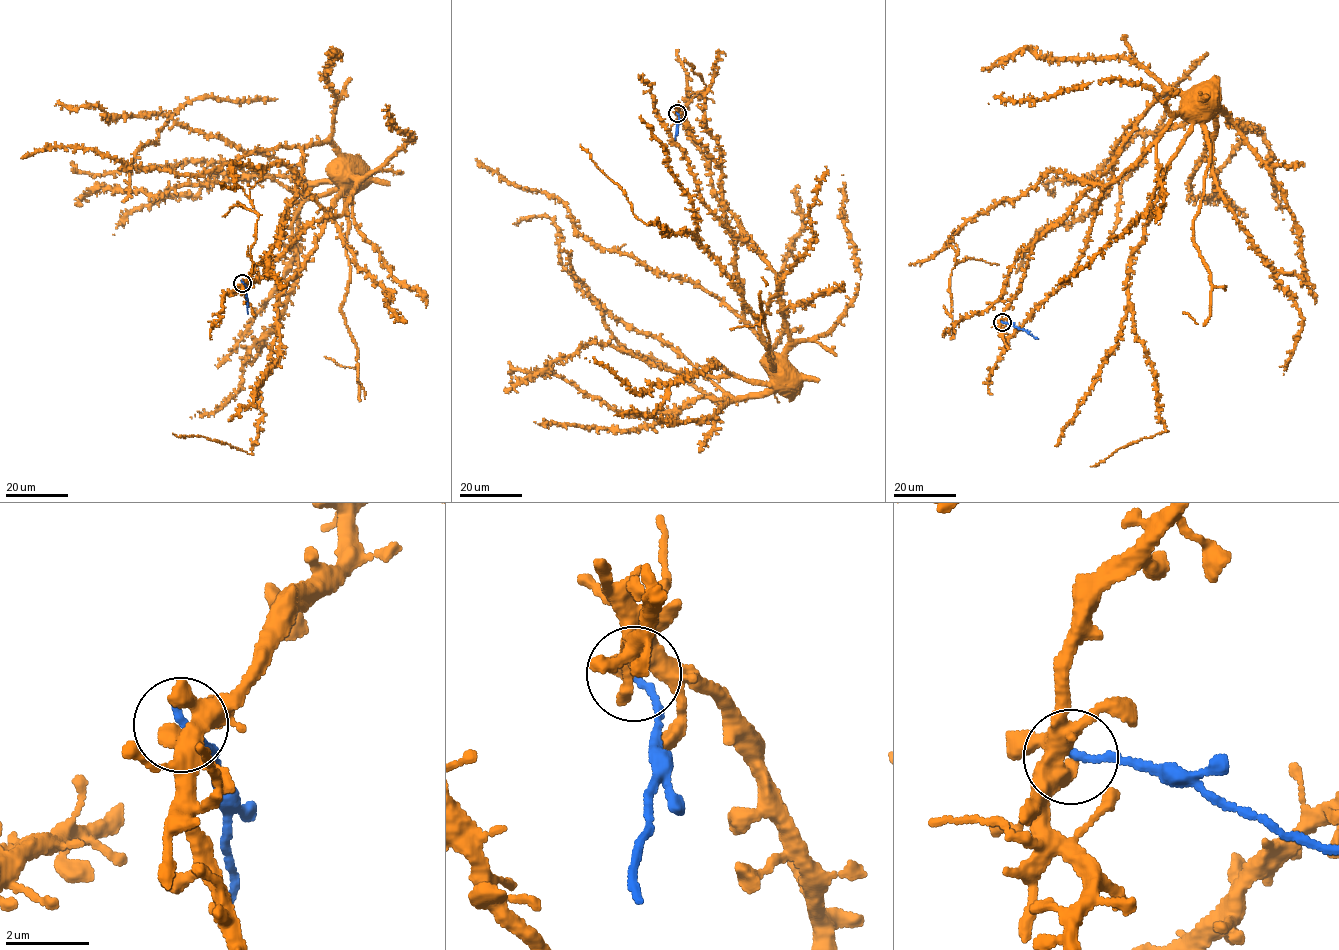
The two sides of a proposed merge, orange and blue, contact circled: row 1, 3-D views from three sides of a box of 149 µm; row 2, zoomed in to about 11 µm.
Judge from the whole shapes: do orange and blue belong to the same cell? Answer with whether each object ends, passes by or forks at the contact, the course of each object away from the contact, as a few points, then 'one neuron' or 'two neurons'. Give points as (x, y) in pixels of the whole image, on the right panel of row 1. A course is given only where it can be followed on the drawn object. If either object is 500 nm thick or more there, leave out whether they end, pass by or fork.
orange ends | blue ends | orange via (1002, 322), (1002, 313), (1019, 289), (1032, 244), (1107, 169), (1135, 123), (1169, 92), (1190, 102) | blue via (1002, 322), (1025, 329), (1037, 338) | two neurons

